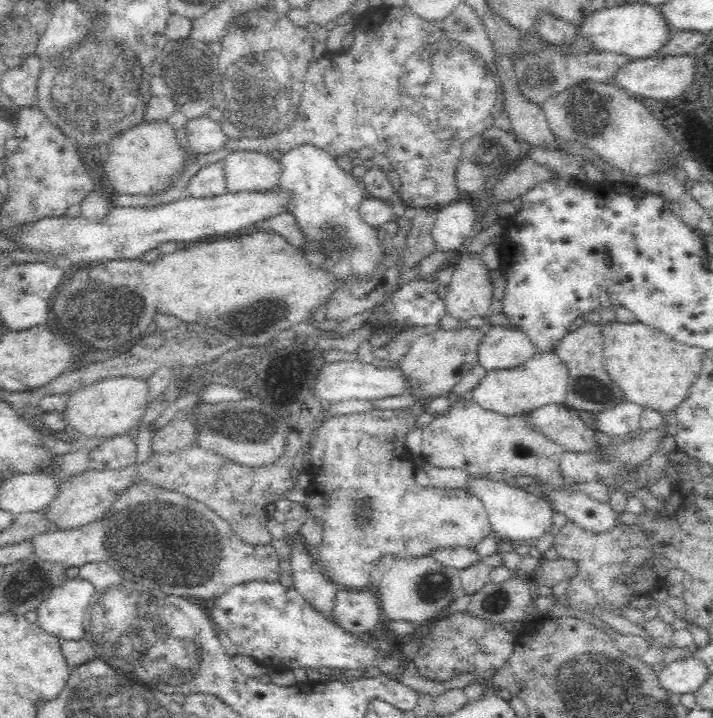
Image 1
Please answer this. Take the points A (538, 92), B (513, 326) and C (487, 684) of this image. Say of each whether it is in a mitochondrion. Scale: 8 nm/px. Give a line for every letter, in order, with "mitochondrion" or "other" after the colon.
A: other
B: other
C: other

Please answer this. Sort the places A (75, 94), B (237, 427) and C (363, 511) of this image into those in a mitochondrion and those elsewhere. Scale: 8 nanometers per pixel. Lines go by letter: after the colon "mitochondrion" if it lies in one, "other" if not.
A: mitochondrion
B: mitochondrion
C: mitochondrion

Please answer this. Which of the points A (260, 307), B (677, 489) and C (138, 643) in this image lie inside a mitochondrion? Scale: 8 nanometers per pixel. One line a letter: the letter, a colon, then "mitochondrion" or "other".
A: mitochondrion
B: other
C: mitochondrion

